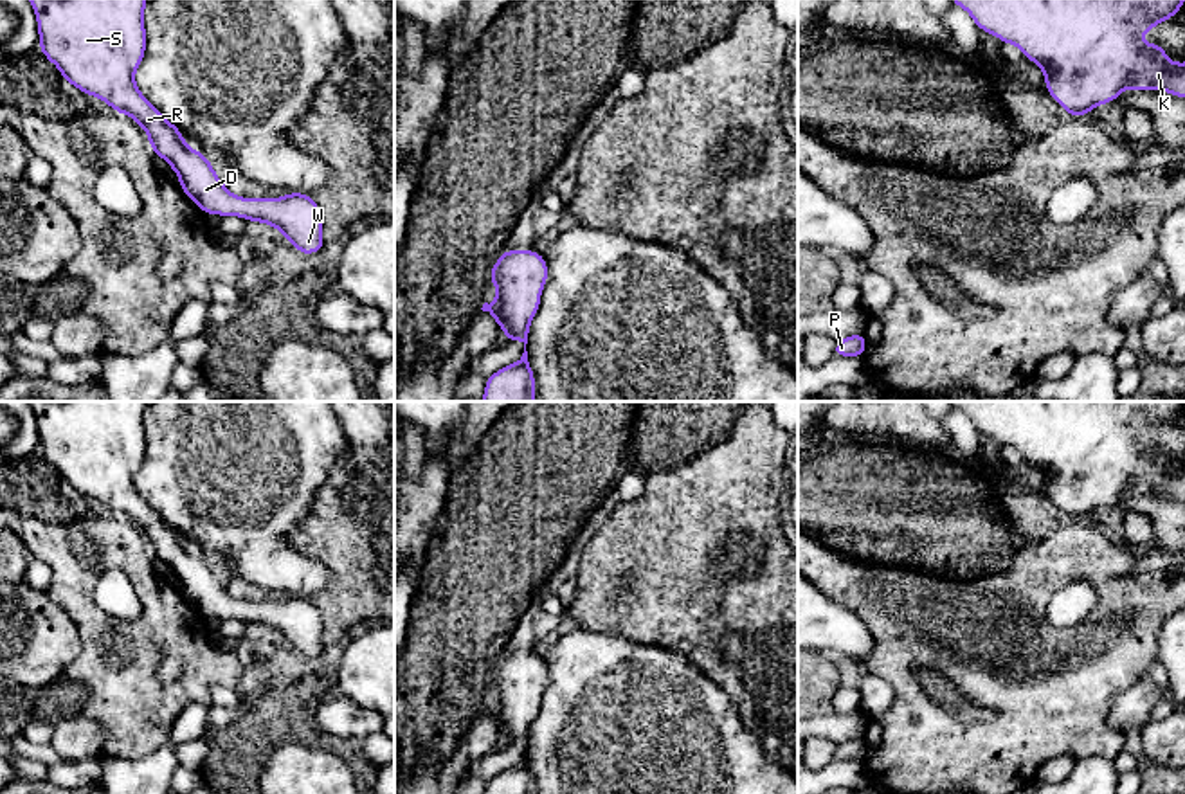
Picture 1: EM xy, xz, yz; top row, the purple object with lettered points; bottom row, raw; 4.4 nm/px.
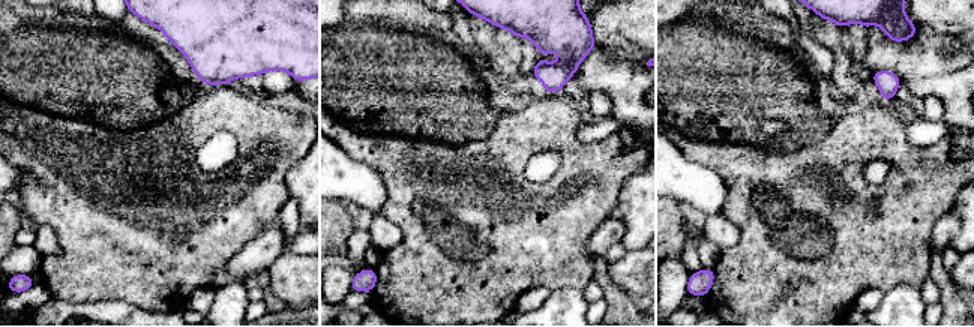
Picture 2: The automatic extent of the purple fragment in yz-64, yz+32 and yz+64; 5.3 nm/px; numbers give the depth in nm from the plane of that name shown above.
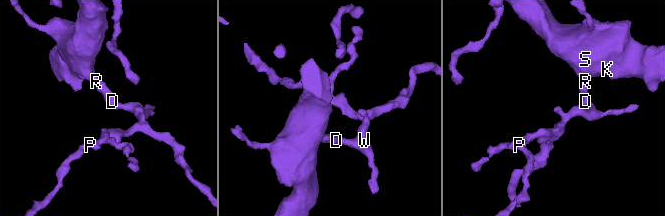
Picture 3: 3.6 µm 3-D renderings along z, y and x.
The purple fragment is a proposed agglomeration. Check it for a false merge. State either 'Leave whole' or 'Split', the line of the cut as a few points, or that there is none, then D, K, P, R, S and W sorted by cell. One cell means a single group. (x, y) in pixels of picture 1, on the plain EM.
Leave whole. No split. Groups: D K P R S W

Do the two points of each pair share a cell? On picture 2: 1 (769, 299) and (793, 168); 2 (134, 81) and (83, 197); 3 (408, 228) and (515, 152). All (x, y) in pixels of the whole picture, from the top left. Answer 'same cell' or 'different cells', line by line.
1: same cell
2: different cells
3: same cell

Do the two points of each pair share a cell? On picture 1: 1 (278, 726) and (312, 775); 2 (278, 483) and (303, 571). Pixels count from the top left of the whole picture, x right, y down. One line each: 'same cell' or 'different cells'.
1: different cells
2: same cell

